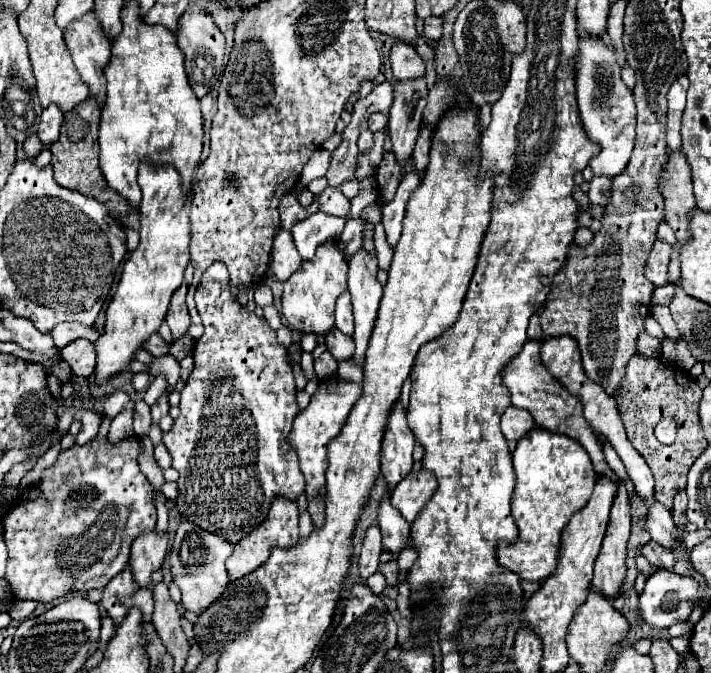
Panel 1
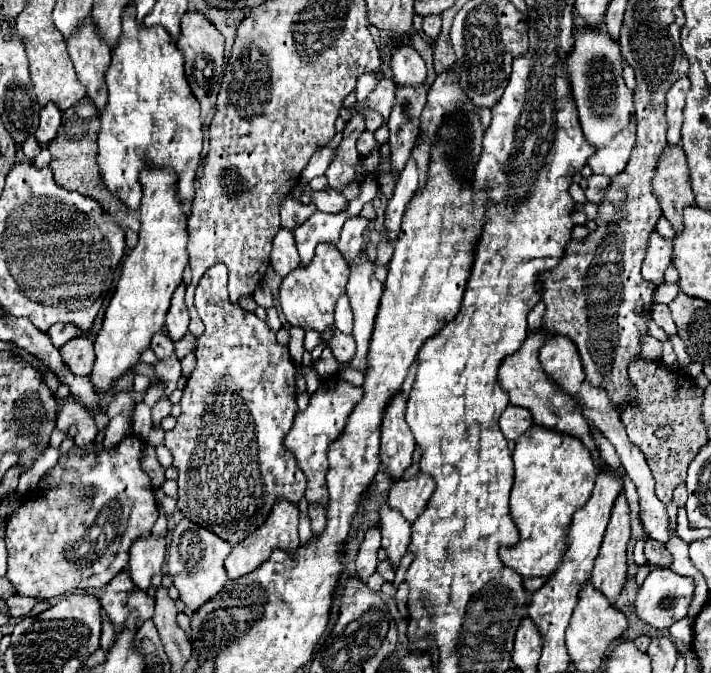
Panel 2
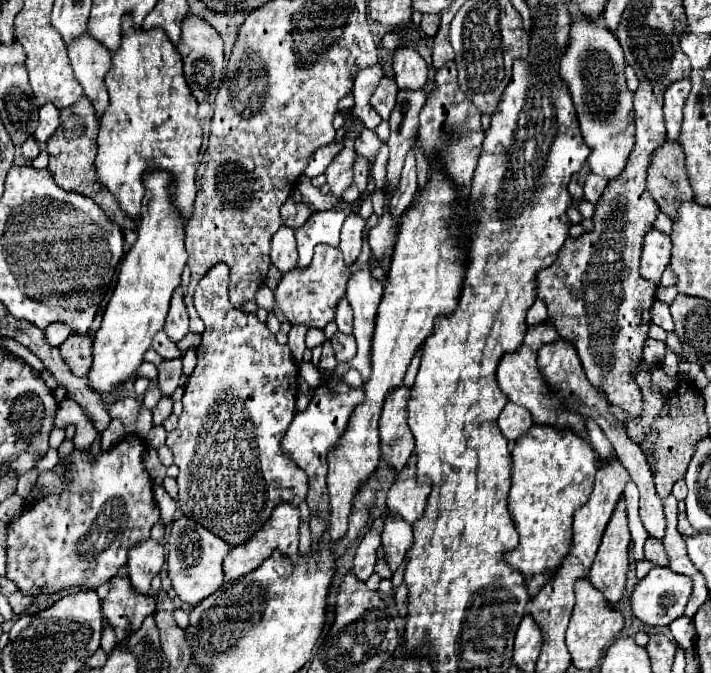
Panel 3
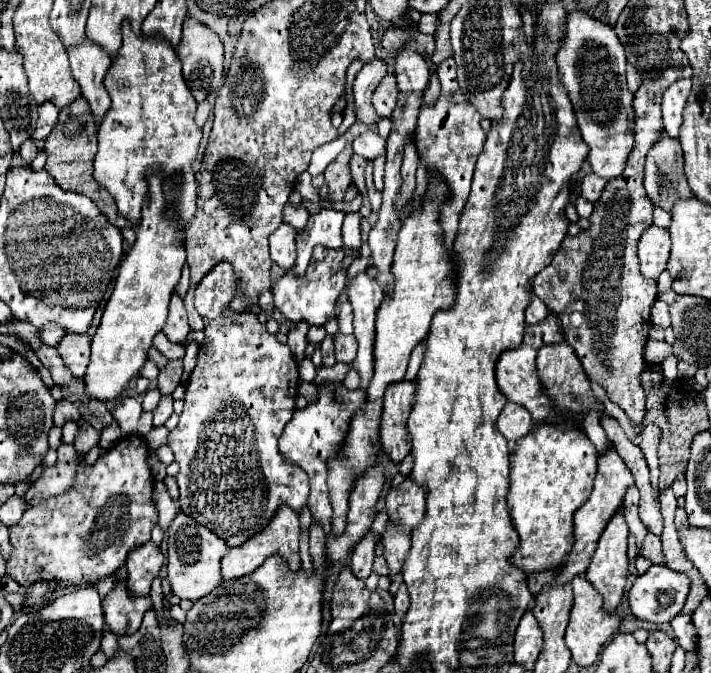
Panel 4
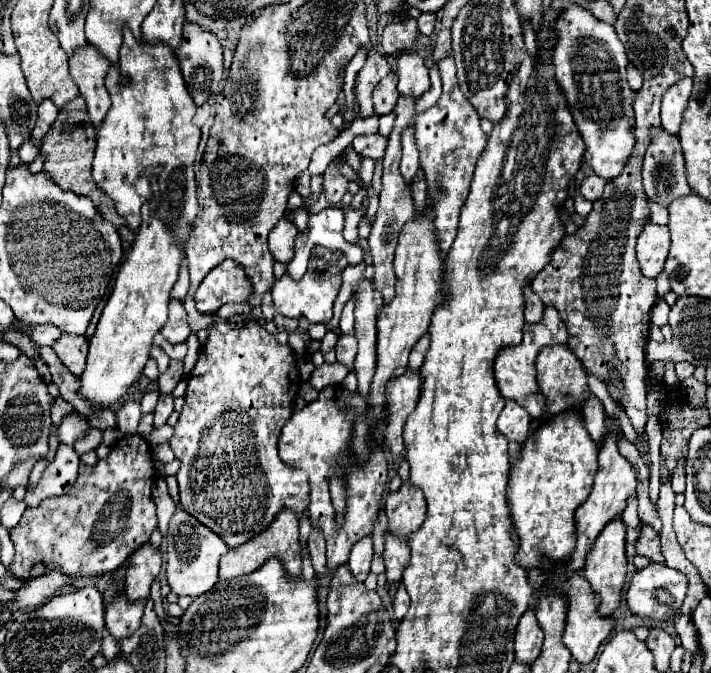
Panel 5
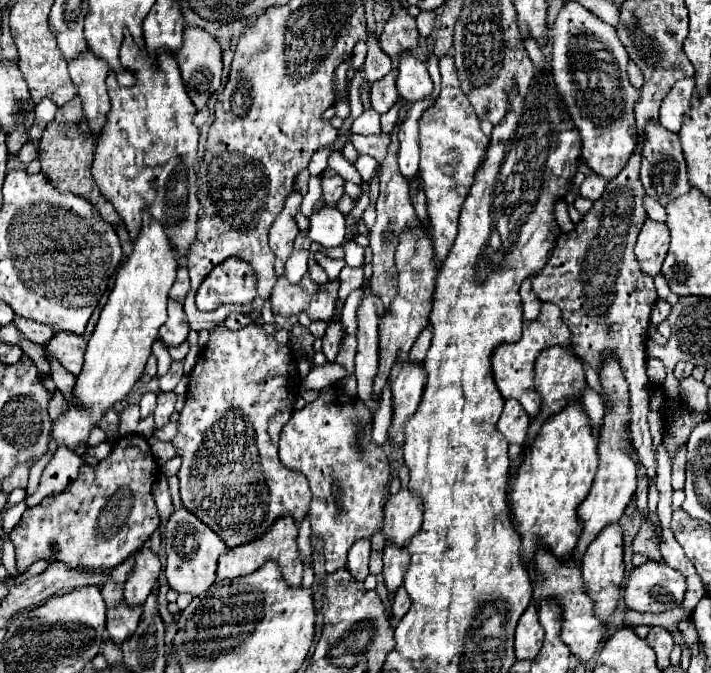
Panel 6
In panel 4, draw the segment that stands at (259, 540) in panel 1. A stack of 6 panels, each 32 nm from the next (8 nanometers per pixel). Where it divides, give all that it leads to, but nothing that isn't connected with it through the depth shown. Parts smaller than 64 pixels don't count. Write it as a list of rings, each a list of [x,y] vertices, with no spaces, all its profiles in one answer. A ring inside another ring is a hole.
[[[282,506],[282,508],[276,512],[276,518],[272,518],[272,522],[264,528],[264,532],[256,534],[254,538],[250,538],[250,540],[244,542],[242,546],[228,550],[228,554],[222,558],[222,578],[224,578],[224,580],[230,580],[230,578],[246,576],[246,574],[254,572],[256,568],[260,568],[260,566],[264,564],[264,560],[270,558],[270,556],[274,556],[274,554],[282,556],[282,558],[288,562],[288,568],[290,568],[292,572],[298,572],[298,570],[300,570],[298,538],[300,538],[298,514],[296,514],[292,508]]]

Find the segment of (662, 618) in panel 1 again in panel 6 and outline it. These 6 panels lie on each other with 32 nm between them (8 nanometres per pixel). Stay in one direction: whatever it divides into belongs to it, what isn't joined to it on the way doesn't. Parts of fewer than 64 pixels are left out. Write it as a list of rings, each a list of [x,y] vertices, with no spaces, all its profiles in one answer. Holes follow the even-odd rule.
[[[648,560],[630,572],[624,602],[636,612],[666,612],[684,598],[684,592],[686,580],[678,570]]]

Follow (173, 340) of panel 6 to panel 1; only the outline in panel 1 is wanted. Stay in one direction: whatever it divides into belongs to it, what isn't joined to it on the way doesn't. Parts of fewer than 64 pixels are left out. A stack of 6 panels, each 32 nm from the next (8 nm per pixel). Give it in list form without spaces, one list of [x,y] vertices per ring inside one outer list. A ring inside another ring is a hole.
[[[182,284],[176,290],[176,294],[172,296],[172,302],[170,302],[170,310],[166,314],[166,324],[168,324],[174,340],[182,338],[190,326],[190,316],[186,310],[186,290],[188,290],[188,284]]]

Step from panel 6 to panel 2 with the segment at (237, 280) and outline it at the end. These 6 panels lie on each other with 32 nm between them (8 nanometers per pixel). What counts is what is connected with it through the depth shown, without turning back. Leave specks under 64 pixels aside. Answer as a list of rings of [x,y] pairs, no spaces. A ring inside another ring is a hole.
[[[216,264],[196,286],[194,304],[206,330],[194,350],[198,362],[180,400],[182,414],[178,416],[176,428],[166,432],[164,444],[172,452],[174,466],[178,468],[178,508],[184,518],[212,530],[234,546],[260,528],[276,502],[288,500],[298,504],[306,492],[306,476],[282,444],[298,410],[296,369],[288,346],[280,346],[264,320],[258,320],[256,314],[244,312],[238,304],[232,304],[228,295],[228,268]],[[264,384],[270,384],[272,394],[268,396],[272,398],[264,398],[264,388],[268,390]]]

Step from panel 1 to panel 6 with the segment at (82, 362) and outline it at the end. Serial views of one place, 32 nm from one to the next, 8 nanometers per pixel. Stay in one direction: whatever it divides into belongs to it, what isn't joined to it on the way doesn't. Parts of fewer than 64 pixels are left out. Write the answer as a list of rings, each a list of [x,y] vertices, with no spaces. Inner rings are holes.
[[[60,330],[44,344],[44,348],[74,376],[80,372],[80,366],[84,362],[84,350],[86,350],[84,336],[76,336],[72,332]]]

